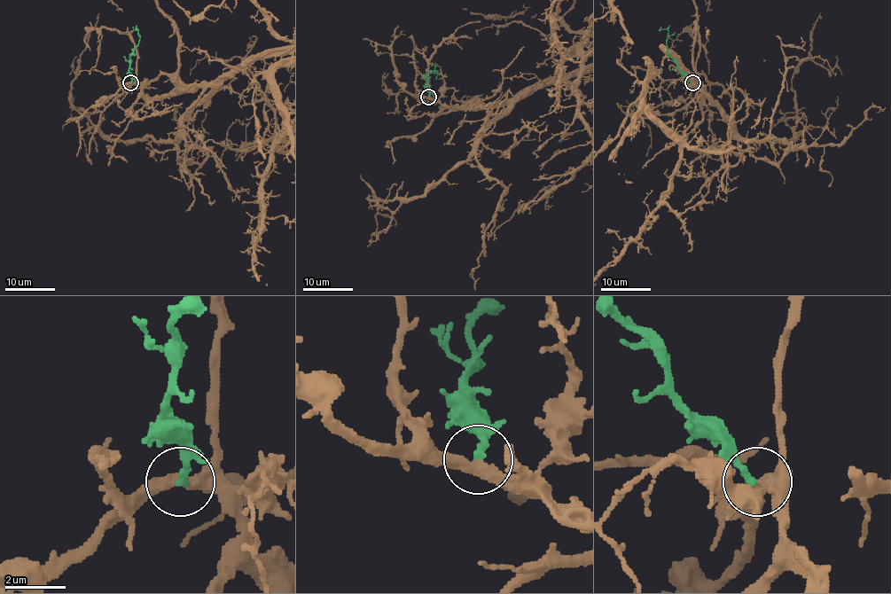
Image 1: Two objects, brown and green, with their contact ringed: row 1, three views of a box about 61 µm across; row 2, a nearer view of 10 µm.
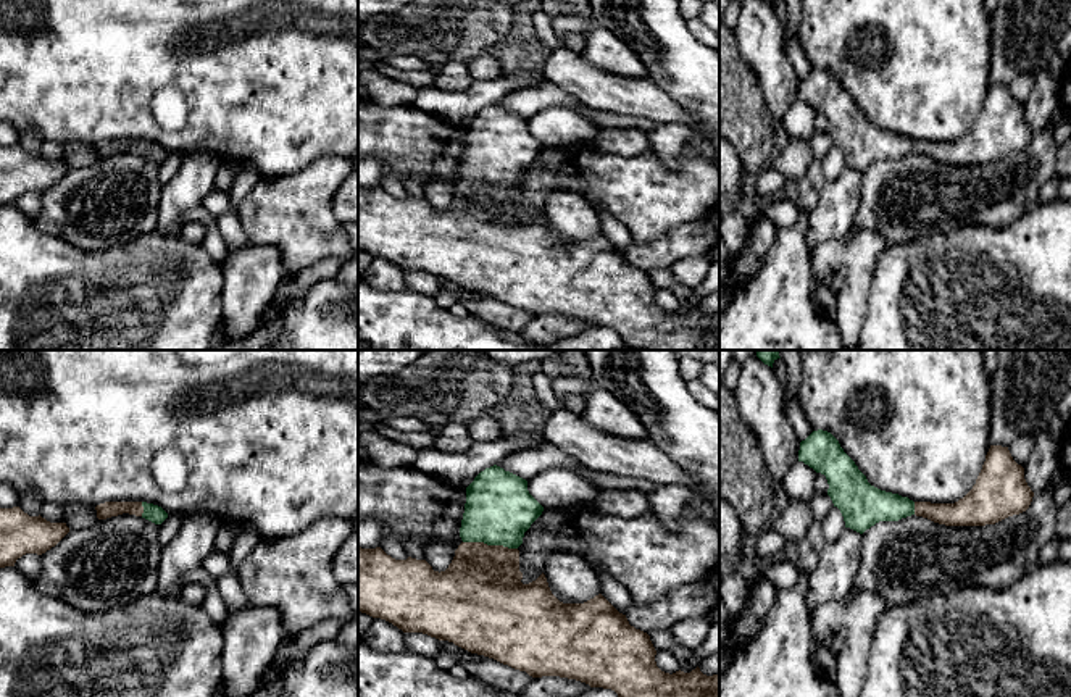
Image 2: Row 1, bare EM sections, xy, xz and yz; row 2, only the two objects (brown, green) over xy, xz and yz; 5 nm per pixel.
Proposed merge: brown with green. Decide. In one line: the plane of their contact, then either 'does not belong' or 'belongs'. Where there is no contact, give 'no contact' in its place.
xz | belongs

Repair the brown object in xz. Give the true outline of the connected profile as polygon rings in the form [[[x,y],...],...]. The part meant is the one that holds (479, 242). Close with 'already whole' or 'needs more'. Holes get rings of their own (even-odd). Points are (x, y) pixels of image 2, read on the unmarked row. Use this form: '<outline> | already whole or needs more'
[[[497,103],[485,106],[466,126],[466,142],[460,166],[460,176],[463,181],[455,189],[455,195],[445,210],[434,210],[426,198],[416,198],[411,195],[408,195],[406,198],[395,198],[390,194],[387,194],[381,186],[358,186],[358,250],[366,252],[373,257],[385,258],[398,268],[402,268],[403,271],[423,271],[439,279],[453,281],[455,284],[471,292],[484,294],[515,308],[526,310],[532,316],[560,315],[586,321],[590,326],[611,328],[618,332],[624,347],[634,350],[719,350],[719,313],[706,315],[700,310],[698,305],[690,311],[684,311],[679,308],[669,313],[661,310],[655,300],[656,289],[650,279],[650,274],[631,265],[626,253],[619,252],[602,232],[595,234],[594,237],[584,242],[563,242],[552,232],[544,211],[529,223],[521,221],[523,211],[519,210],[518,186],[523,182],[524,171],[542,153],[542,150],[544,145],[529,132],[526,118],[510,110],[505,110]]] | needs more

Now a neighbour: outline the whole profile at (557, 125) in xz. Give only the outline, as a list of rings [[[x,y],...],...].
[[[561,105],[529,116],[527,129],[544,147],[587,144],[598,134],[598,127],[589,118]]]

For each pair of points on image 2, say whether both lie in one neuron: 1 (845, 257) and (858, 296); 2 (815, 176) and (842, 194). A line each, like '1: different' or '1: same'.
1: same
2: different

